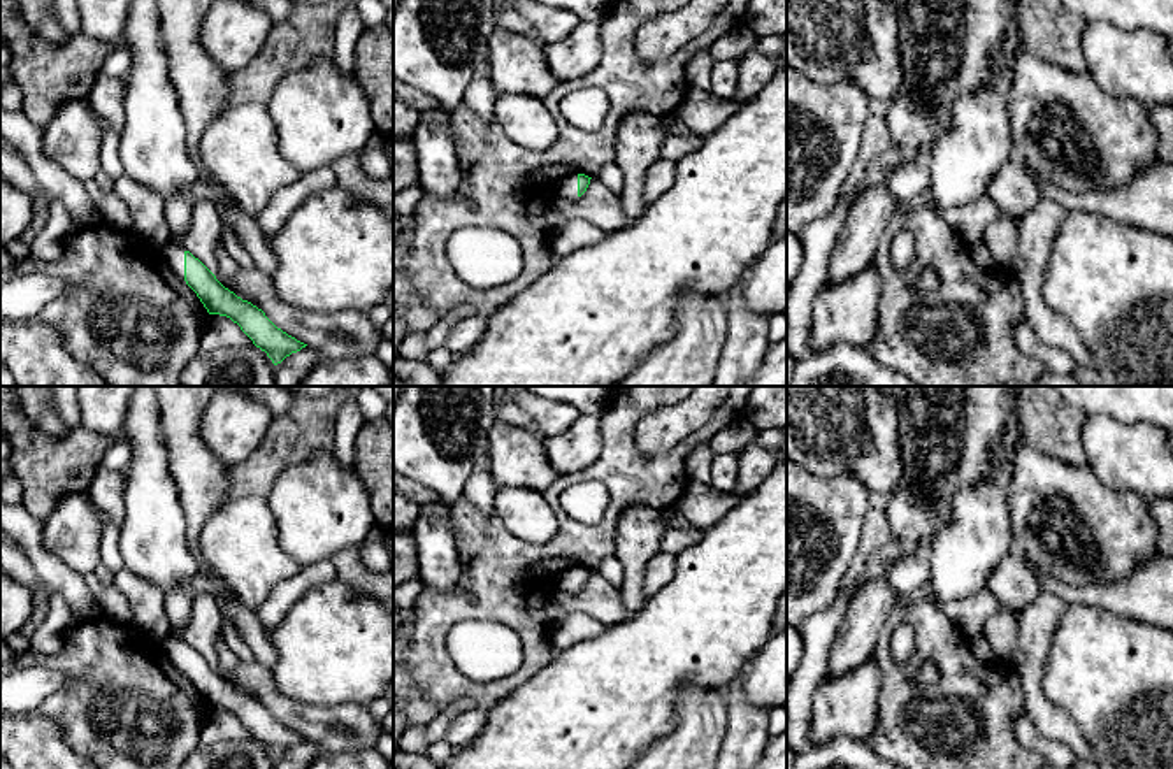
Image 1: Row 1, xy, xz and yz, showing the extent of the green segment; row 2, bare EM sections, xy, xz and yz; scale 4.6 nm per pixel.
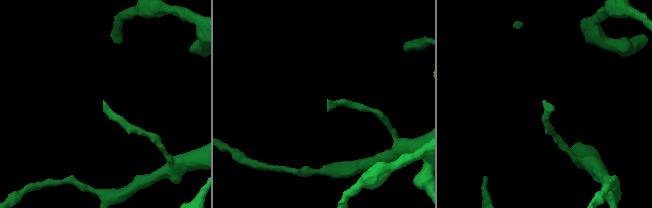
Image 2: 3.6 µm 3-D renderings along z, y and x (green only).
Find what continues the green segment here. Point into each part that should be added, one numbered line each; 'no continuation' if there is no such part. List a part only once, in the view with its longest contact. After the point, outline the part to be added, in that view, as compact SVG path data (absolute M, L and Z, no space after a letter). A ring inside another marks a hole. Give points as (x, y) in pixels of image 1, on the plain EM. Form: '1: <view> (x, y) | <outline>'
1: xy (178, 604) | M181 588L165 593L165 613L170 622L170 637L163 643L163 650L170 662L184 672L184 641L179 632L186 627L191 614L193 595Z

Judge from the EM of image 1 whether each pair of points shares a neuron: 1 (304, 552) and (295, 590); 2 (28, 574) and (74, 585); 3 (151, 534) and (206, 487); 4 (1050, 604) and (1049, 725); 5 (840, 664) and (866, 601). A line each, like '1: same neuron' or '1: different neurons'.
1: different neurons
2: different neurons
3: different neurons
4: same neuron
5: same neuron

